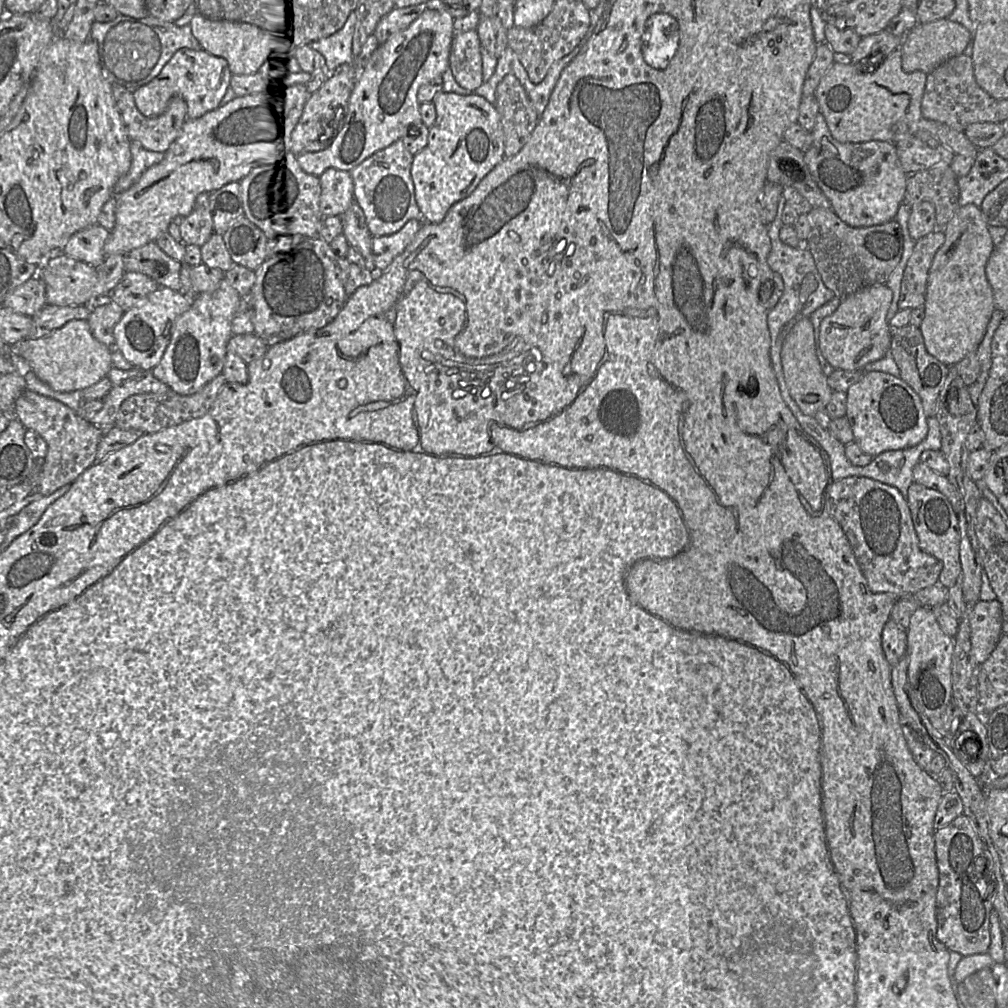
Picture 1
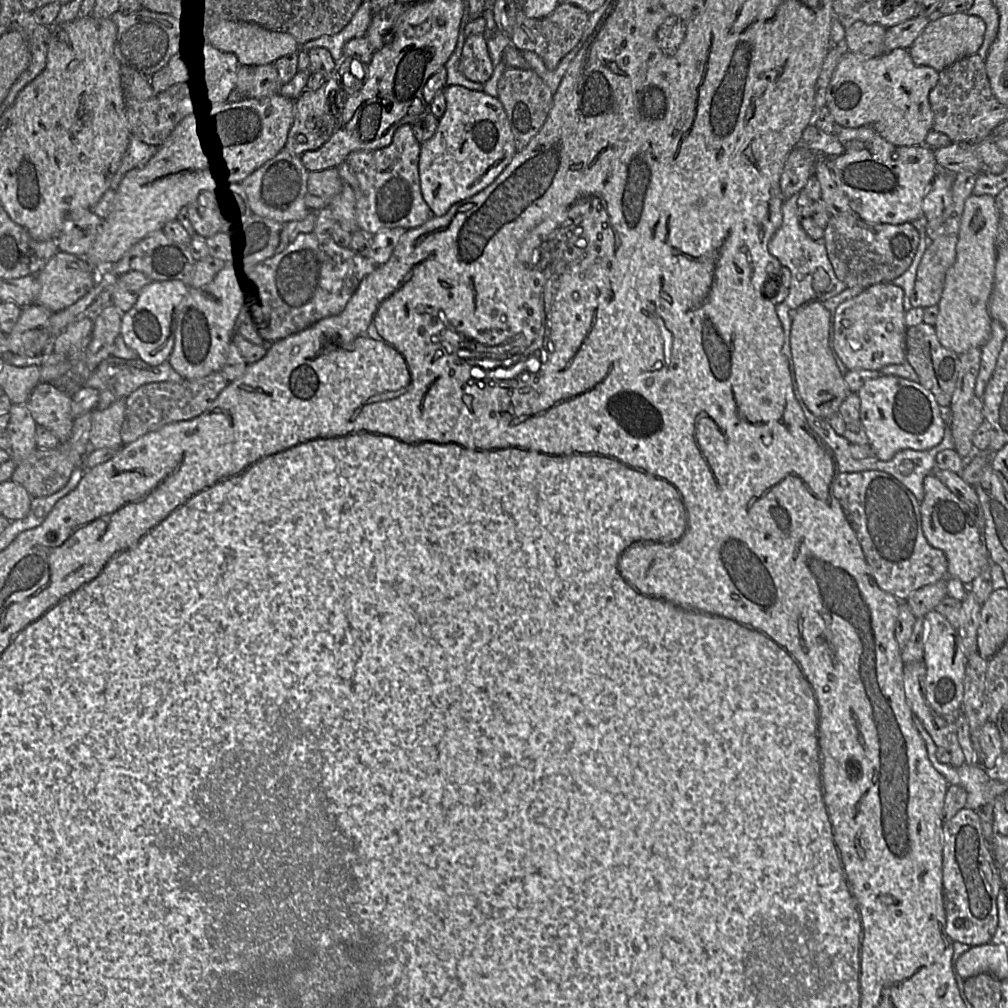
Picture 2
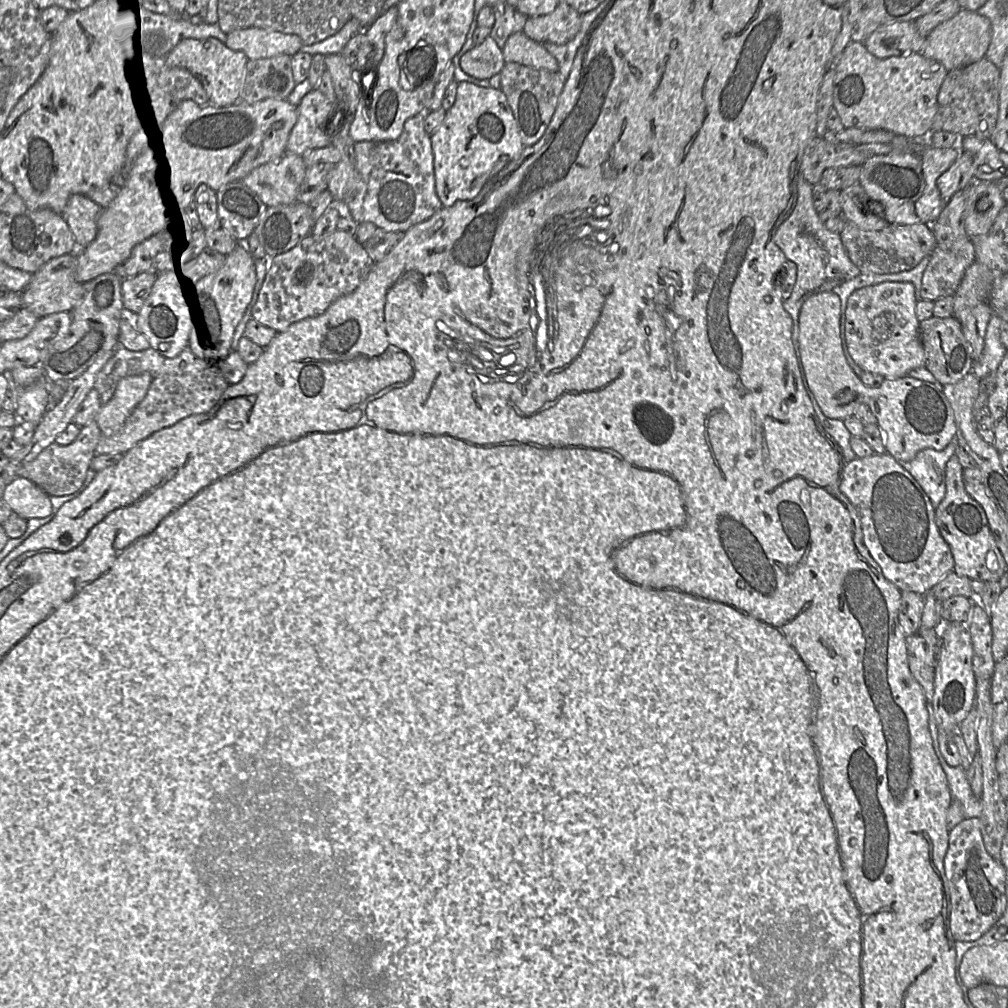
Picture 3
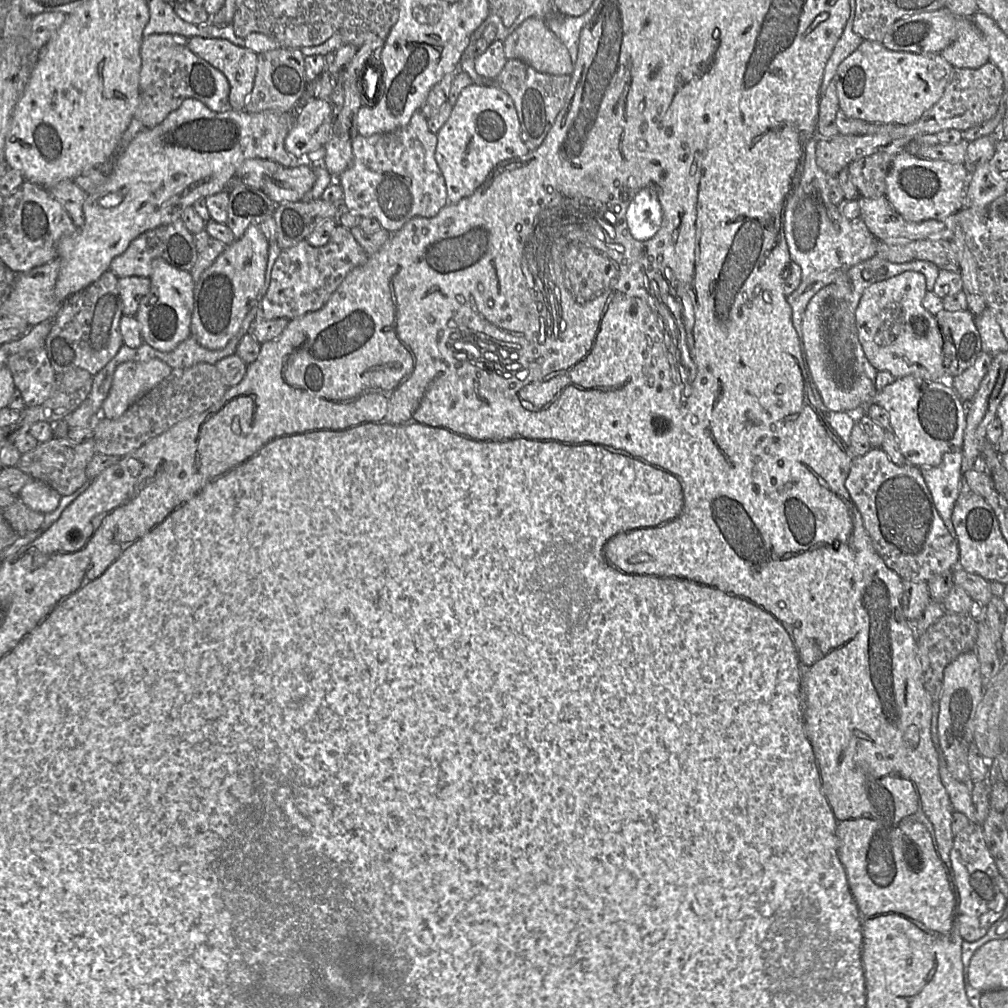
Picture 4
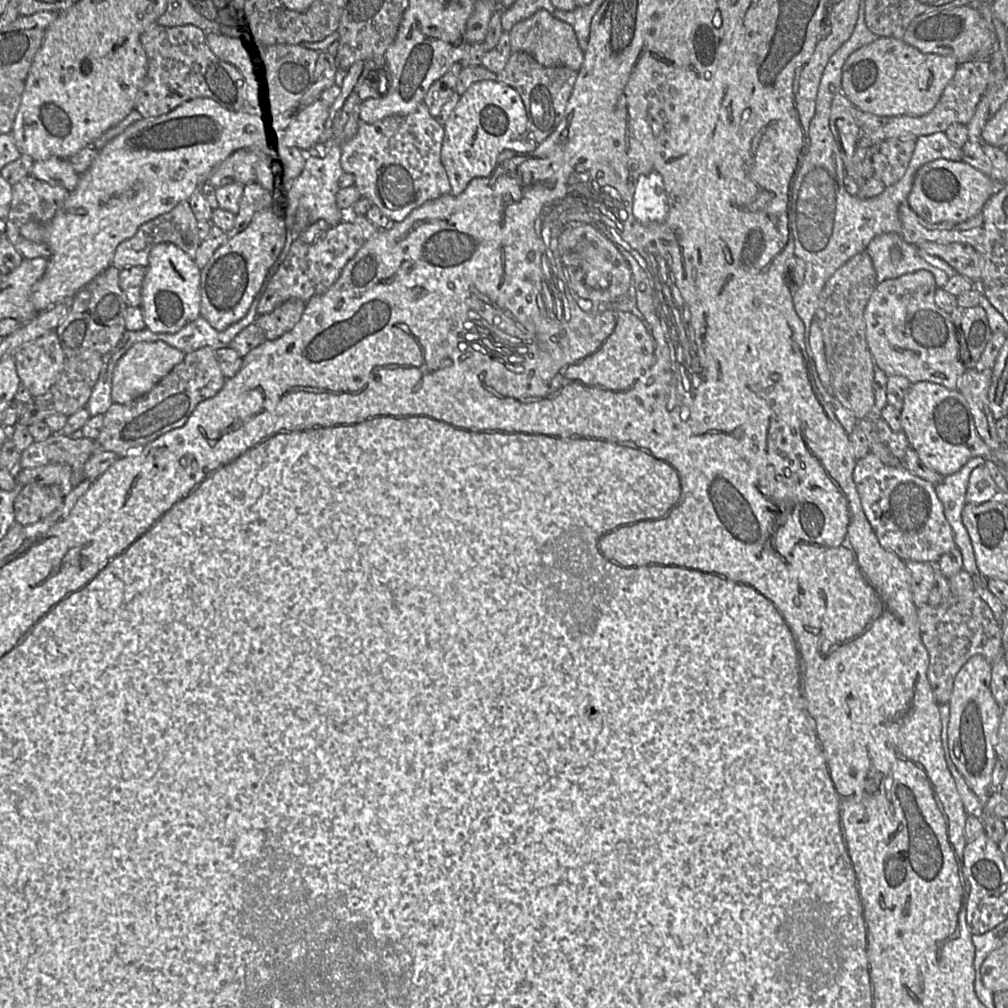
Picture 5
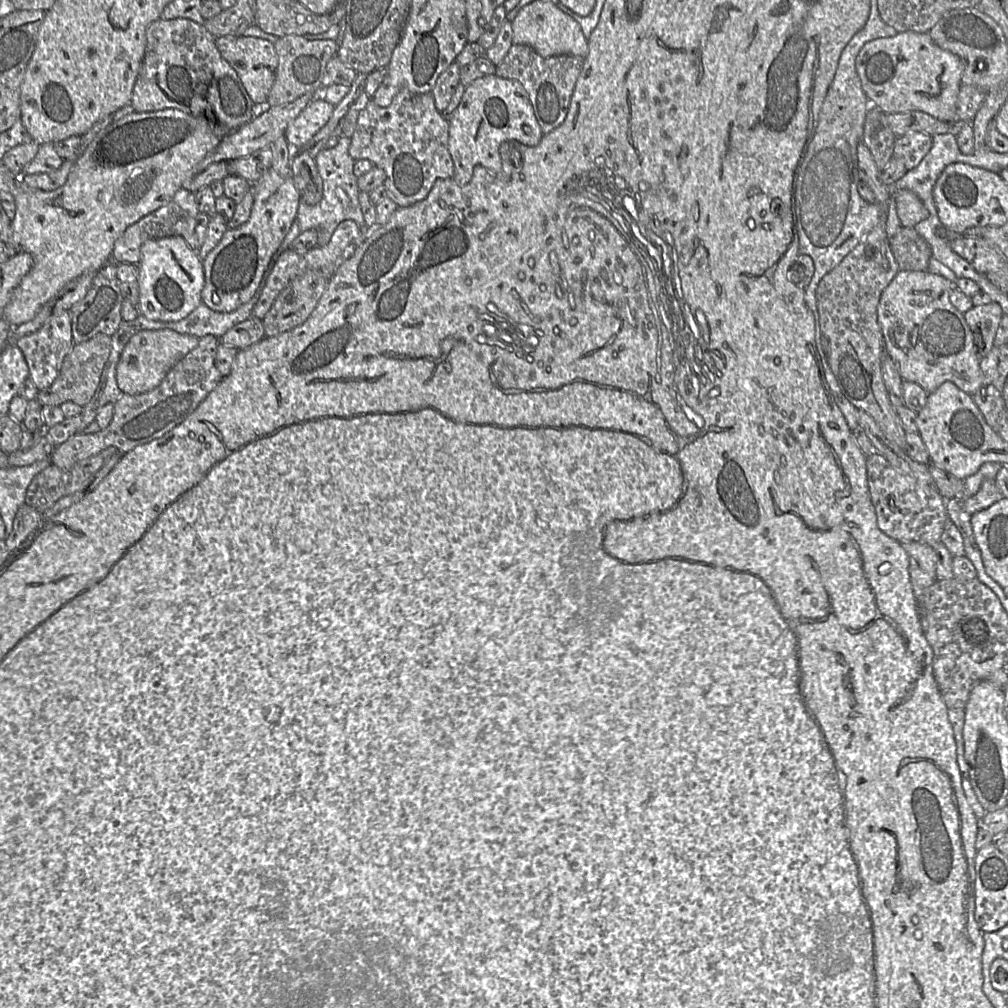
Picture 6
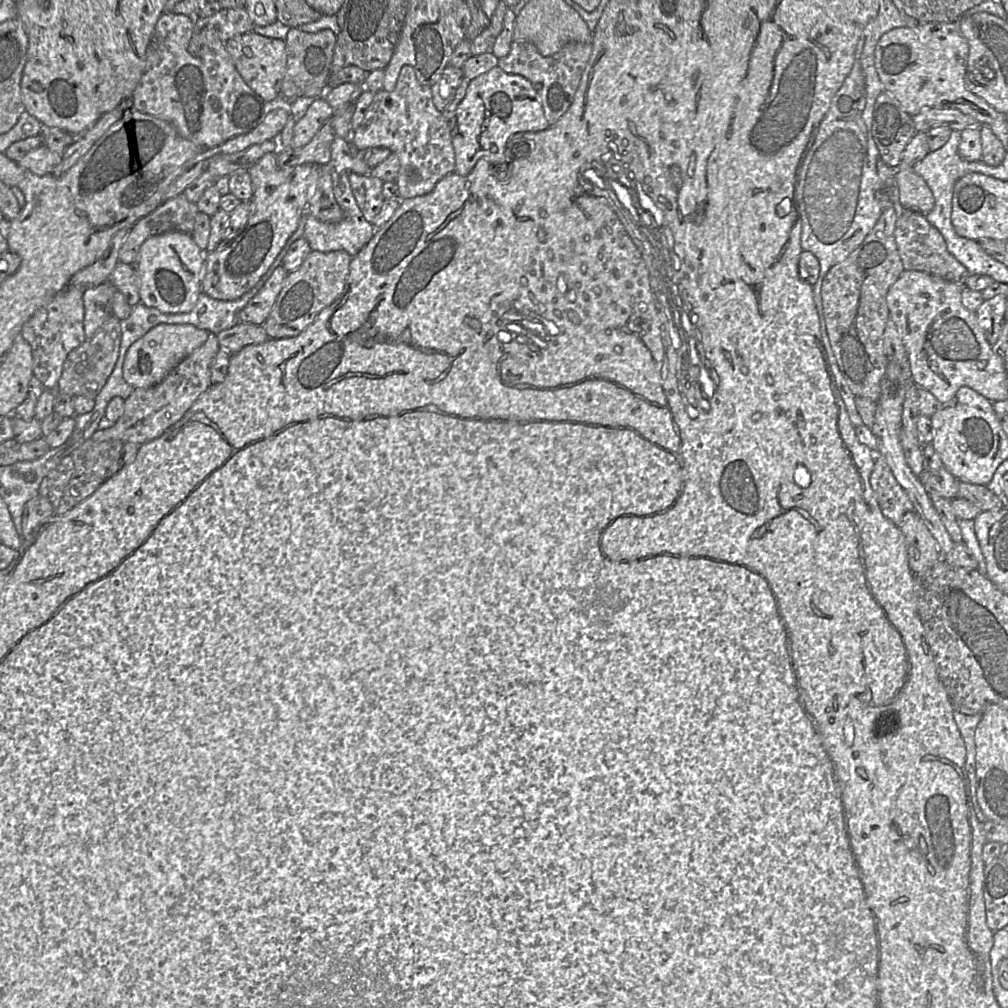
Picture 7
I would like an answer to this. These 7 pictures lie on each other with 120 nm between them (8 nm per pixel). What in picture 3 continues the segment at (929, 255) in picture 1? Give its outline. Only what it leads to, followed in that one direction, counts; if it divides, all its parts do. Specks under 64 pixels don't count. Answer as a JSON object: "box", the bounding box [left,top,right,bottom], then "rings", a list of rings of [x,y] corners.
{"box":[919,237,975,302],"rings":[[[963,237],[947,245],[948,250],[938,246],[922,277],[919,300],[935,302],[953,297],[966,269],[975,262],[975,250],[970,238]]]}

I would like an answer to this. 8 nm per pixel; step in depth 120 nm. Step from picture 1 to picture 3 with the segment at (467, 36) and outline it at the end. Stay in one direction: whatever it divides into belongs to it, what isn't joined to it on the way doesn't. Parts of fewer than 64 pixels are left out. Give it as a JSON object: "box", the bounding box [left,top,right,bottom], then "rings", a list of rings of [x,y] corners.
{"box":[460,36,505,80],"rings":[[[490,36],[460,58],[460,67],[463,72],[479,80],[489,80],[496,74],[500,74],[505,64],[503,50]]]}

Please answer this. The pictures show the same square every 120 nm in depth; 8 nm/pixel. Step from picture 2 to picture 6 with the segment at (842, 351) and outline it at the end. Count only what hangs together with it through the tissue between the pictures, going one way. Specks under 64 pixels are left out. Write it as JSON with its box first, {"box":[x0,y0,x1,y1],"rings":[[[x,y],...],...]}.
{"box":[877,271,982,396],"rings":[[[899,271],[883,290],[878,306],[877,321],[883,337],[883,350],[891,357],[901,378],[921,386],[927,393],[934,392],[945,381],[952,382],[961,391],[972,396],[982,385],[980,357],[973,334],[964,318],[950,302],[955,282],[927,271]]]}

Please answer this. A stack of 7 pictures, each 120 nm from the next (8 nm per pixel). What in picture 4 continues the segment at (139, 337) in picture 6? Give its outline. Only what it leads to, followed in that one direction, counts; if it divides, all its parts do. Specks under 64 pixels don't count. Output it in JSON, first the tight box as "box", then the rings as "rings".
{"box":[100,358,172,418],"rings":[[[157,358],[121,363],[115,369],[110,391],[101,407],[100,417],[119,418],[171,371],[172,368],[168,364]]]}

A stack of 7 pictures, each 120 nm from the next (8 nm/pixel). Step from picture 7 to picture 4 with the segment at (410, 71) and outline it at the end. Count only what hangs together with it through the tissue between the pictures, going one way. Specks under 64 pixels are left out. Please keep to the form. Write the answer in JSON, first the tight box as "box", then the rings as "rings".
{"box":[336,110,448,234],"rings":[[[420,110],[413,113],[407,125],[395,131],[368,137],[358,134],[352,143],[353,161],[336,179],[343,189],[345,211],[361,217],[376,218],[381,227],[391,234],[400,230],[413,217],[436,216],[448,203],[445,179],[435,160],[436,146],[437,134],[429,130],[427,118]]]}

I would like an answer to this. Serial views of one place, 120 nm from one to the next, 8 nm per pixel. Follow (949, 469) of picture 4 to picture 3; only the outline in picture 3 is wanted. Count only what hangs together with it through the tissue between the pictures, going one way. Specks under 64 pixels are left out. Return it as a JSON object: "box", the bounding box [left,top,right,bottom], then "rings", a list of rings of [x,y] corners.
{"box":[902,441,956,508],"rings":[[[952,441],[940,451],[931,448],[923,449],[913,460],[902,463],[917,480],[935,508],[945,496],[945,469],[956,448],[956,441]]]}

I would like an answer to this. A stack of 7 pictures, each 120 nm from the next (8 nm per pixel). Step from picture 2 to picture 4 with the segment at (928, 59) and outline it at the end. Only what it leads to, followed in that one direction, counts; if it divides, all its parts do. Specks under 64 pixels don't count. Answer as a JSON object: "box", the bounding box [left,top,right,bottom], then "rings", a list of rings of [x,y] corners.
{"box":[940,19,989,69],"rings":[[[970,19],[959,21],[959,35],[940,52],[953,68],[978,69],[989,61],[989,44]]]}

